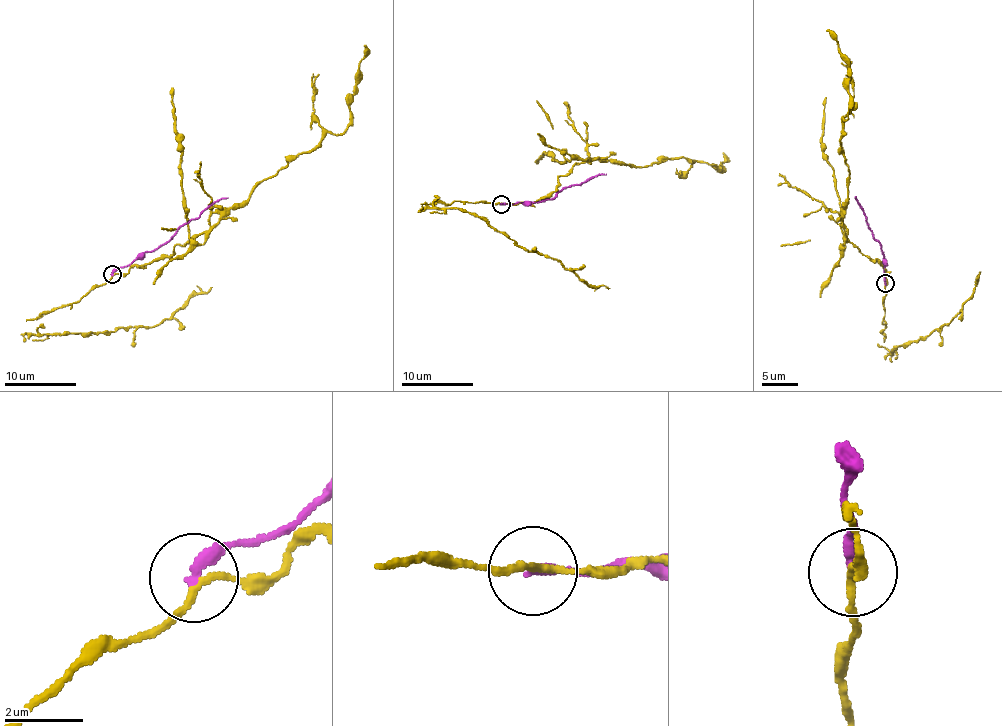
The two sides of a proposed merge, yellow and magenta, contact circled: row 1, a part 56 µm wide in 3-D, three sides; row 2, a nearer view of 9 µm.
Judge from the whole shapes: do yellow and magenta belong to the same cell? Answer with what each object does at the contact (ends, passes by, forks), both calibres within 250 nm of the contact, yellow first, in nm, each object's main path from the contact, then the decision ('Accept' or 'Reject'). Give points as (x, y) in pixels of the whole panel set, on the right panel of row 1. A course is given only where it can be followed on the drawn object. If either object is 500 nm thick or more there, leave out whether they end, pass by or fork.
At the ring yellow passes by. At the ring magenta ends. Thickness 150 nm (yellow) against 280 nm. Course of yellow: (885, 283), (886, 270), (857, 249), (843, 225), (850, 171), (839, 139), (848, 118), (848, 60), (827, 29). Course of magenta: (885, 283), (884, 254), (855, 196). Reject

